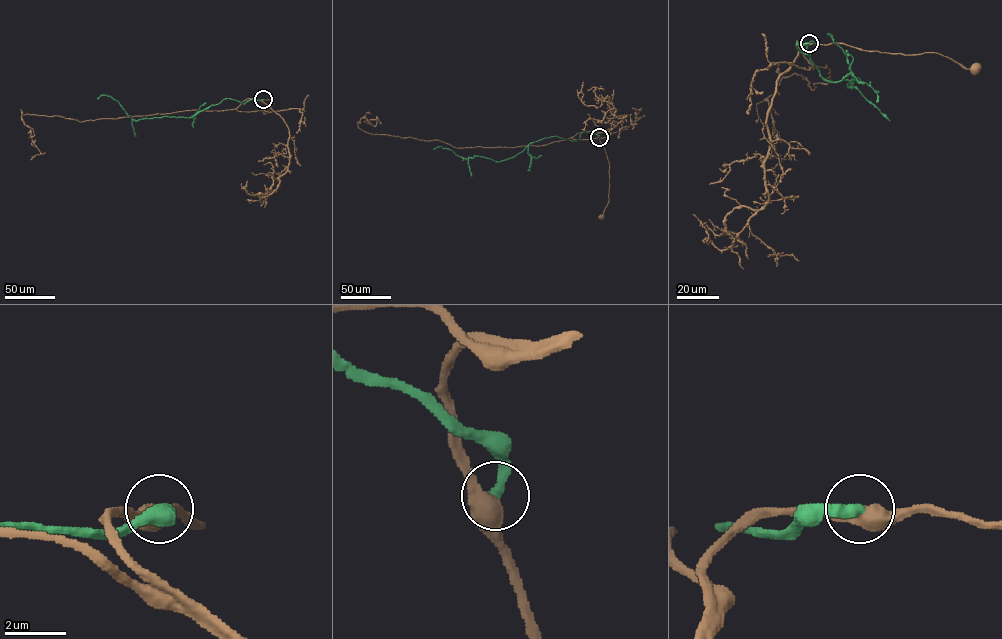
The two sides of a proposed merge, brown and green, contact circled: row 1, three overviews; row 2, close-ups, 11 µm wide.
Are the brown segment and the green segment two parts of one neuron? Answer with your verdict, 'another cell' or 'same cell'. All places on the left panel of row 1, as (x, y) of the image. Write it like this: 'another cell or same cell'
another cell

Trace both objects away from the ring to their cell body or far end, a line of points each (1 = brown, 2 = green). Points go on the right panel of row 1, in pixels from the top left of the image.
1: (809, 43), (841, 43), (868, 51), (904, 54), (936, 52), (967, 68), (976, 67)
2: (809, 43), (796, 47), (816, 46), (806, 52), (820, 75), (858, 78), (851, 88), (827, 34), (832, 42)

